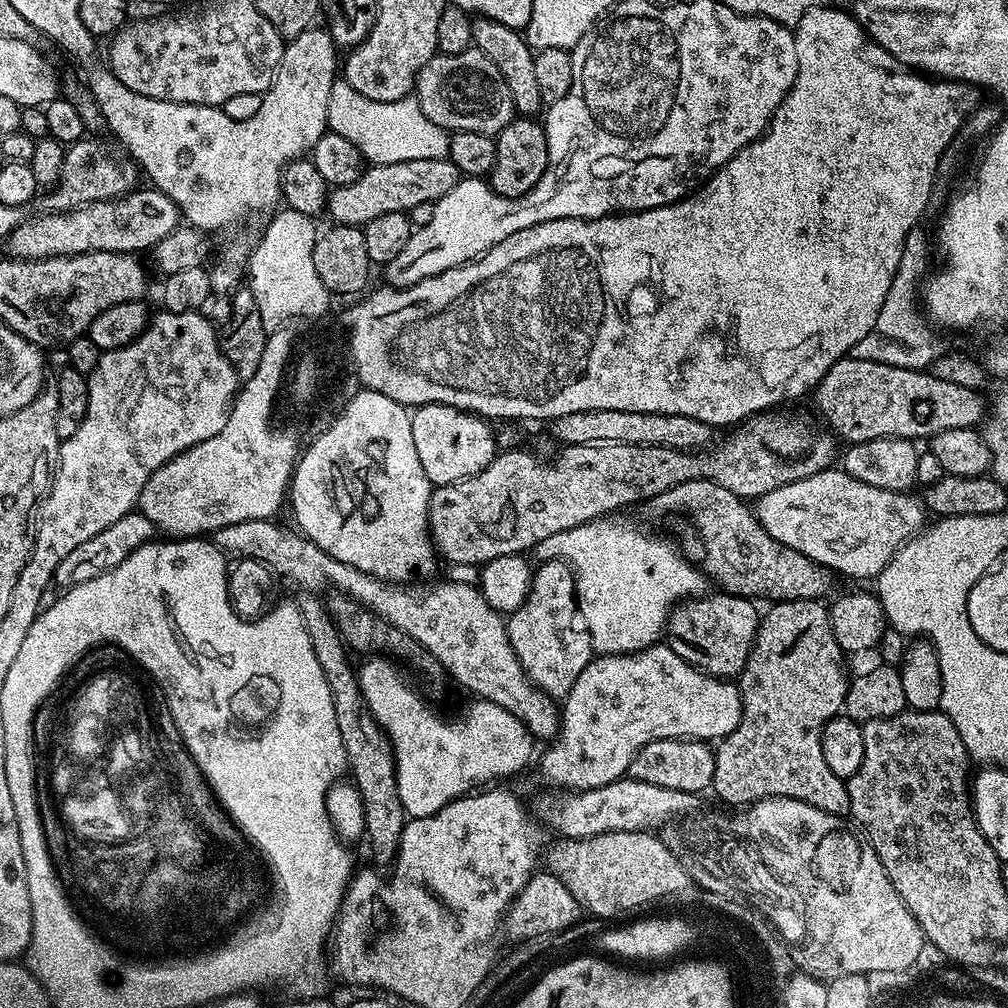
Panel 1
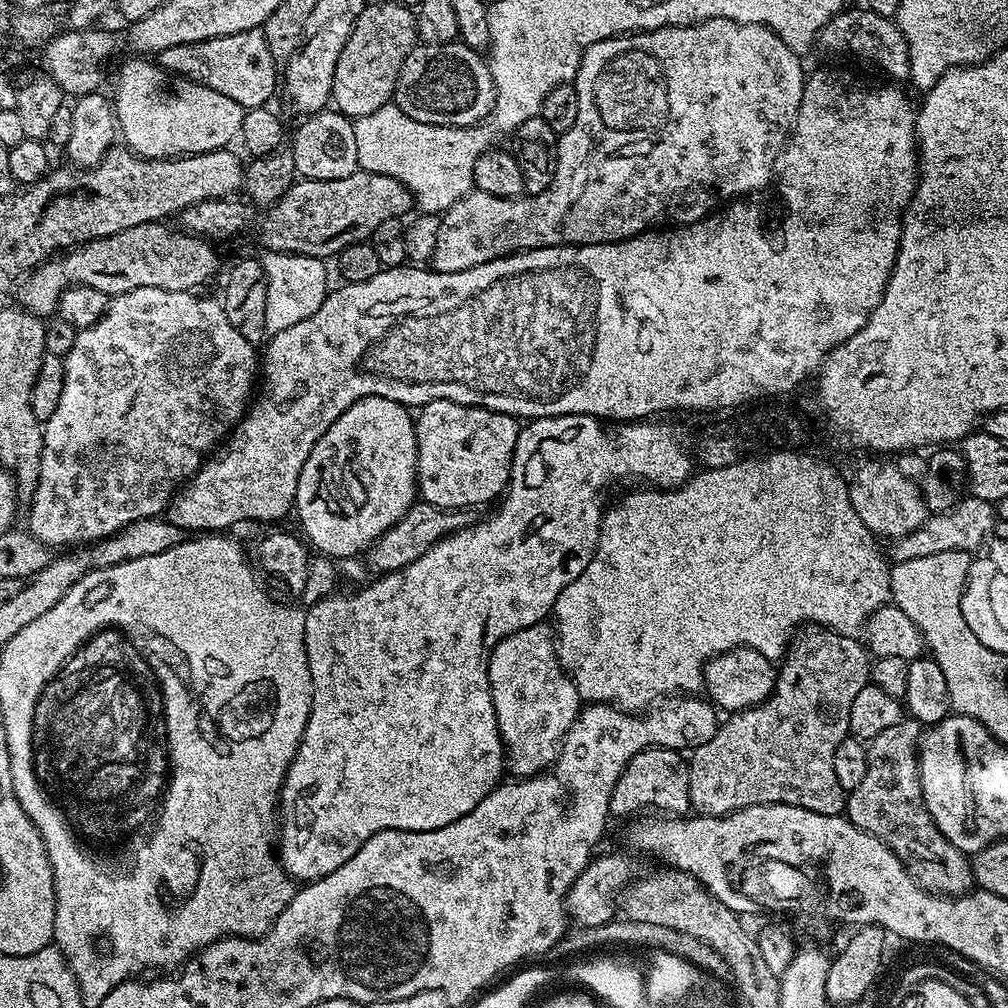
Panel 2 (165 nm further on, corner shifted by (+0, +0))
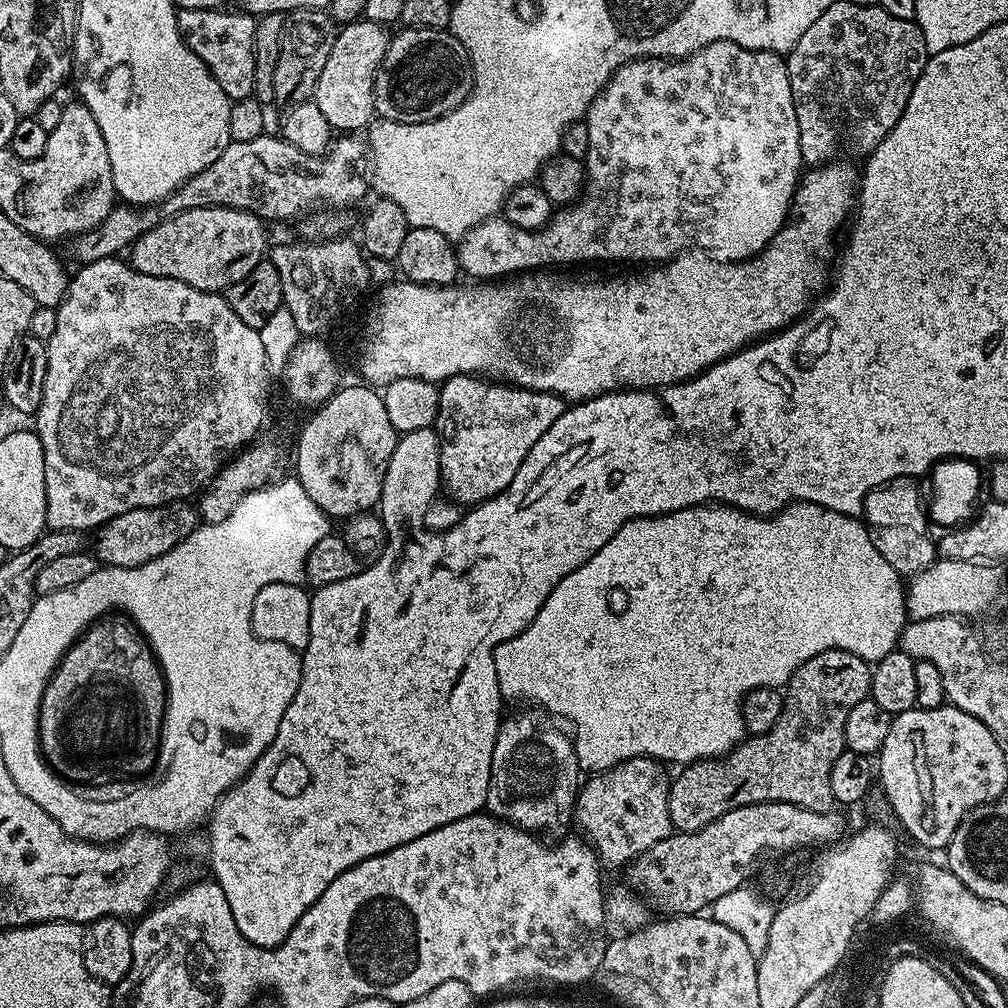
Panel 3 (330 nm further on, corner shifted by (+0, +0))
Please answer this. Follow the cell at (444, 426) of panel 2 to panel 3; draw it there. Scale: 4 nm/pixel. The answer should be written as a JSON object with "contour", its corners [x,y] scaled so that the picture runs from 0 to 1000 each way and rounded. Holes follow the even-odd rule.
{"contour":[[[458,372],[441,377],[436,382],[436,391],[437,398],[435,399],[431,426],[437,435],[438,484],[441,489],[444,487],[443,495],[456,502],[461,502],[460,500],[476,502],[479,501],[480,497],[488,496],[491,492],[502,487],[506,478],[510,478],[510,470],[514,470],[514,462],[518,462],[518,458],[522,454],[522,450],[526,450],[530,438],[534,438],[534,435],[538,435],[538,431],[542,431],[542,427],[546,427],[546,423],[550,423],[550,419],[554,419],[554,415],[558,415],[558,411],[562,408],[562,399],[556,393],[545,389],[531,389],[525,385],[513,385],[511,381],[501,381],[479,373]]]}

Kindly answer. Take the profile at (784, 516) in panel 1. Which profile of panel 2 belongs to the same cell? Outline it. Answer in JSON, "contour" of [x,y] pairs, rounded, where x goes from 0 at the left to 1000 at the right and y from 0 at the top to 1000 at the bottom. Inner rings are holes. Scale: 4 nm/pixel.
{"contour":[[[963,490],[957,491],[942,506],[927,508],[921,511],[903,530],[884,541],[884,555],[888,559],[903,558],[907,554],[923,554],[923,550],[938,550],[939,548],[967,549],[968,543],[975,541],[985,531],[984,523],[990,520],[988,505],[985,500]]]}

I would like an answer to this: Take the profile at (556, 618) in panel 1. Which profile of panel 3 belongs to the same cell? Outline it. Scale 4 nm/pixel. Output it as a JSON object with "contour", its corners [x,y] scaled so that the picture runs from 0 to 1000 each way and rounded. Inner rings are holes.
{"contour":[[[524,705],[528,706],[501,709],[496,715],[482,802],[493,813],[501,813],[521,825],[556,831],[564,824],[563,816],[566,818],[569,813],[571,790],[577,781],[577,763],[566,729],[551,722],[539,705]]]}

